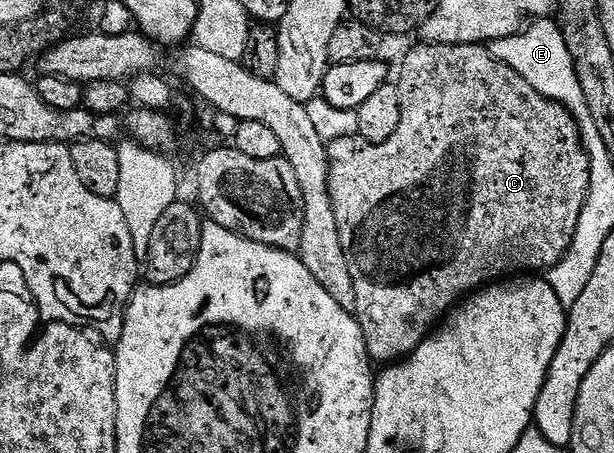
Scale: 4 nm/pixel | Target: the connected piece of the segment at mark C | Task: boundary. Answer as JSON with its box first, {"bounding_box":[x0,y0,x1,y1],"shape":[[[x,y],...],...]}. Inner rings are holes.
{"bounding_box":[326,44,590,364],"shape":[[[417,44],[406,54],[402,62],[402,75],[396,79],[400,92],[402,115],[400,128],[392,140],[373,146],[357,136],[344,136],[329,143],[326,159],[330,162],[330,200],[340,228],[340,244],[348,260],[348,272],[352,272],[352,284],[356,288],[356,304],[353,313],[362,326],[366,351],[375,363],[393,364],[410,354],[426,335],[462,301],[483,286],[507,276],[523,272],[548,272],[558,265],[568,252],[580,224],[580,212],[590,191],[590,157],[582,144],[577,121],[559,102],[548,100],[520,76],[508,64],[497,62],[485,45],[431,46]]]}

